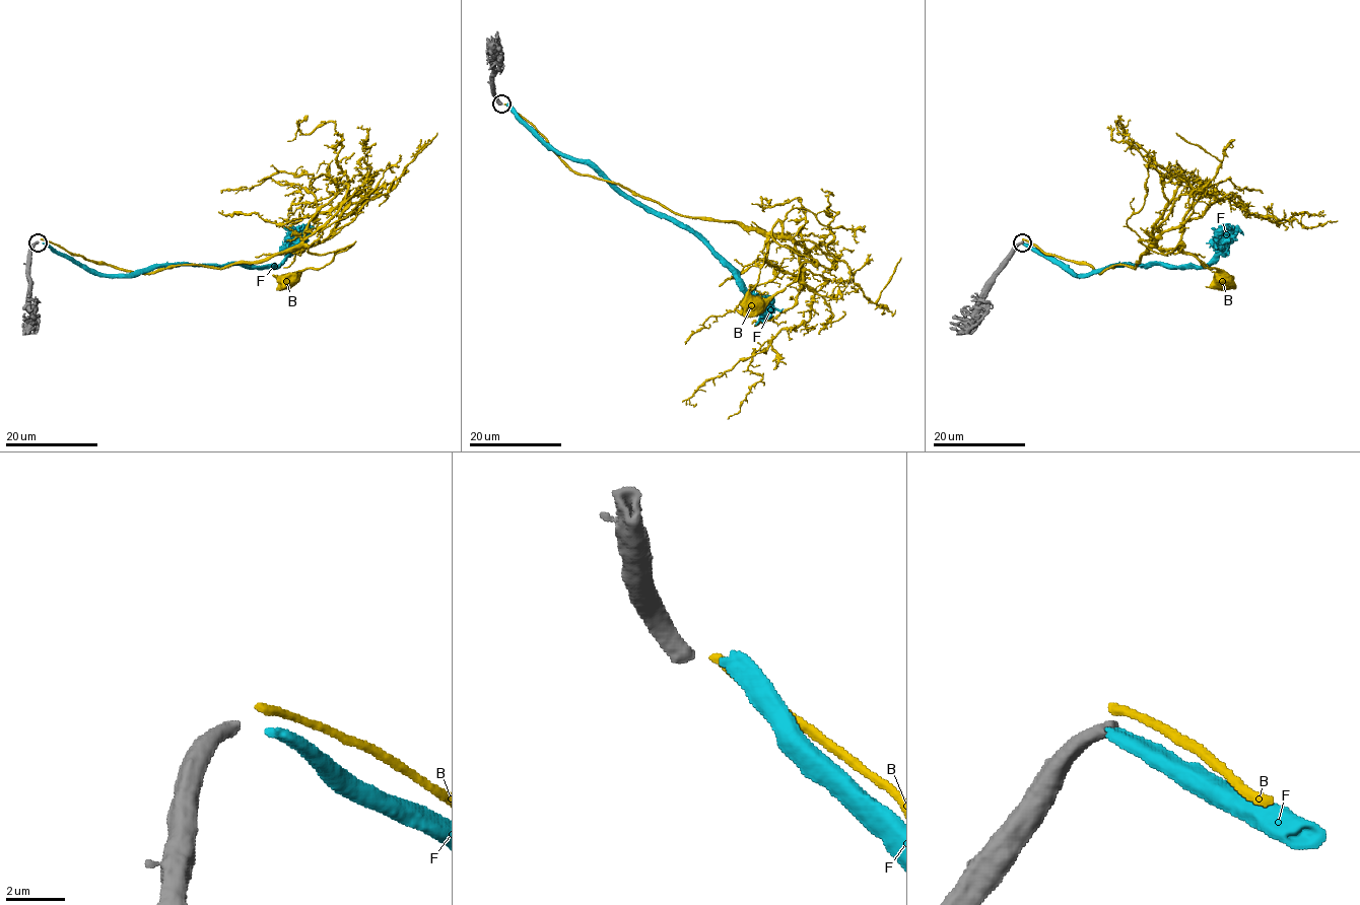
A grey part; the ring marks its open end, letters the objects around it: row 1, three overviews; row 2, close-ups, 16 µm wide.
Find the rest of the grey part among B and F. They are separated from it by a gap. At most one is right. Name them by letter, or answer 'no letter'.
F

